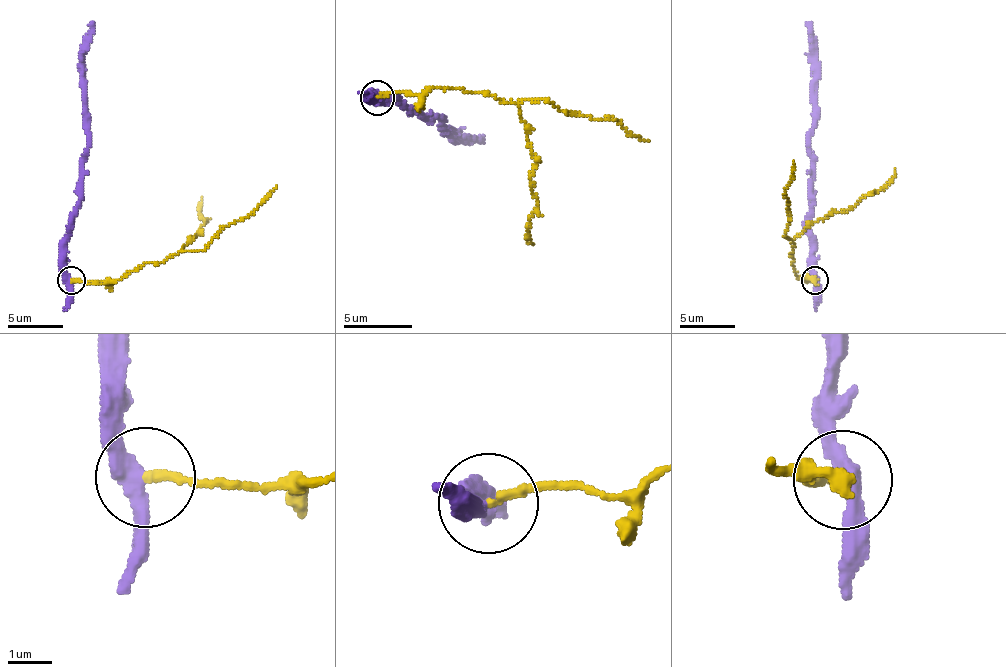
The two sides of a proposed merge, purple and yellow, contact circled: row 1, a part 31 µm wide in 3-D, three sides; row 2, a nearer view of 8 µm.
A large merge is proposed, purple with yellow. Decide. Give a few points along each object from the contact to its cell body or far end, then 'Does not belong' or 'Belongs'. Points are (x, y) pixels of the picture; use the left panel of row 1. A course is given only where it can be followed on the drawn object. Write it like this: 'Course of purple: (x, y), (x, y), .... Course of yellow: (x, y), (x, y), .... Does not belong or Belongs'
Course of purple: (71, 279), (65, 271), (65, 235), (70, 212), (80, 199), (80, 160), (88, 146), (83, 36), (92, 21). Course of yellow: (71, 279), (121, 280), (146, 263), (157, 262), (182, 252), (199, 235), (206, 223), (199, 212), (202, 197). Does not belong

